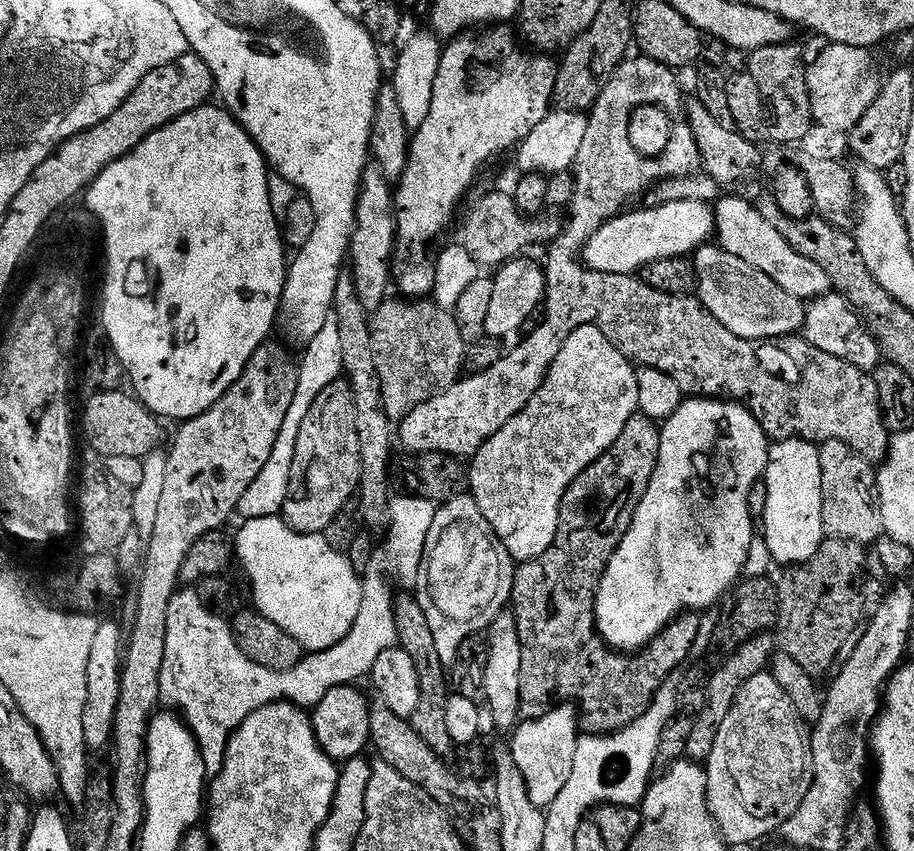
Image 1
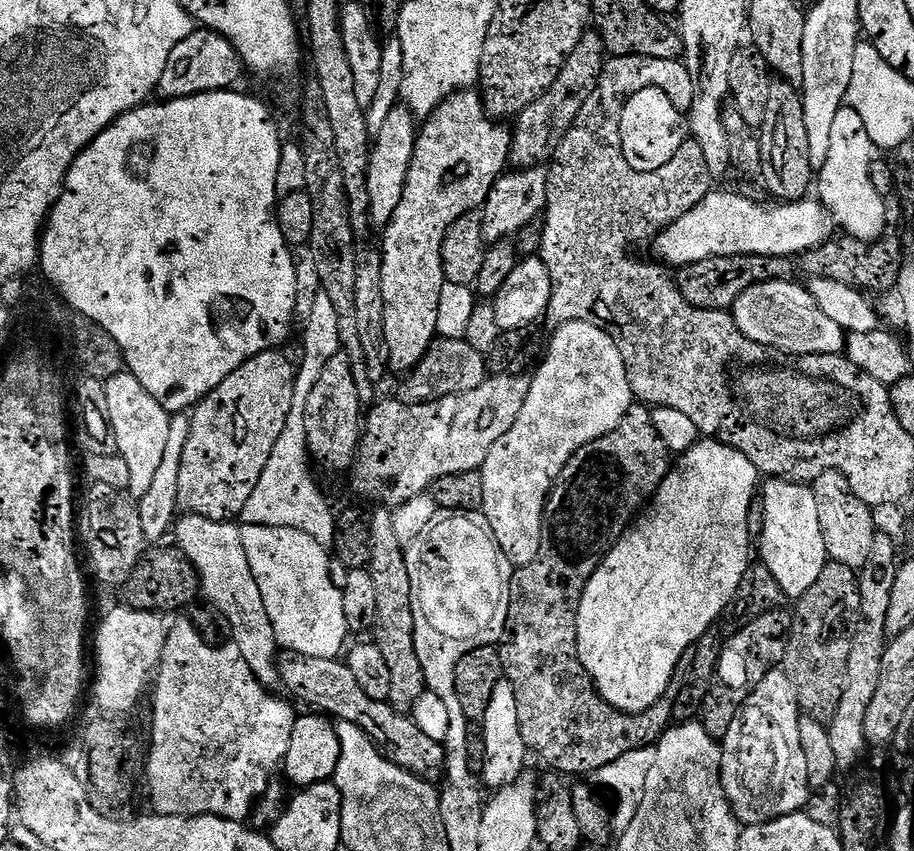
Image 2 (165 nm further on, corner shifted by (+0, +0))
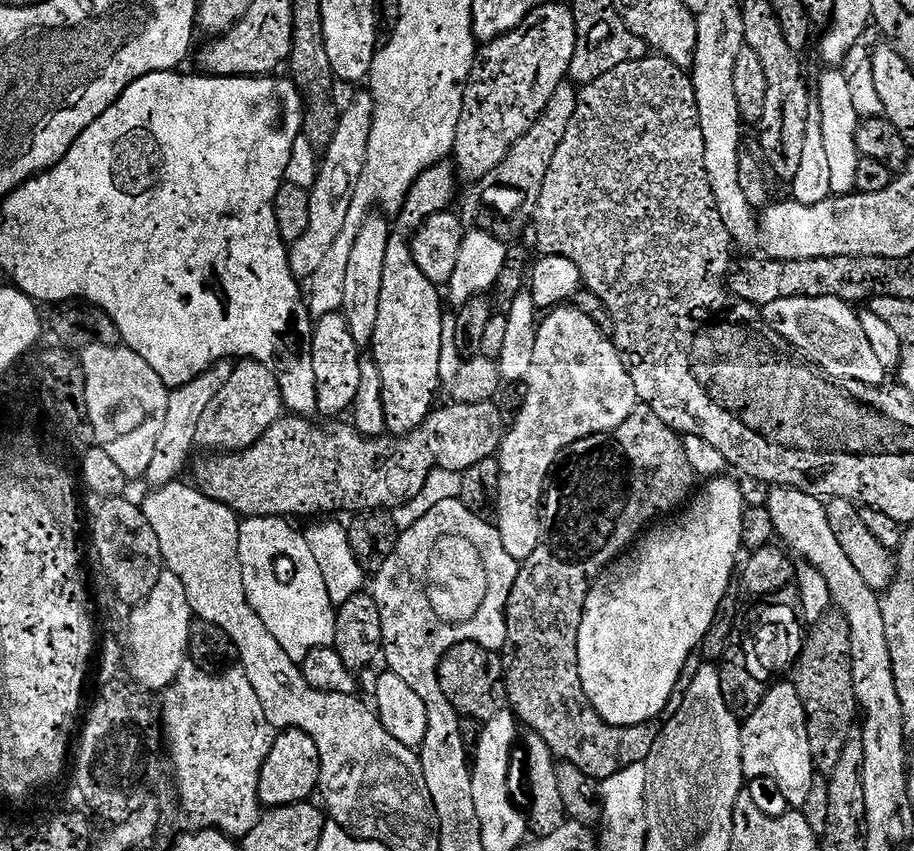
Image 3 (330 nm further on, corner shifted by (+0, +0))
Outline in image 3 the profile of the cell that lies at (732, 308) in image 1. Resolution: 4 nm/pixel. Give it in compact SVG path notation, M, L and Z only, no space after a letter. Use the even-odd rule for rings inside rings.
M782 298L763 305L762 315L770 330L777 332L797 353L805 352L800 354L829 377L853 380L859 384L883 385L886 369L870 347L857 309L852 308L855 307L849 301L838 298Z

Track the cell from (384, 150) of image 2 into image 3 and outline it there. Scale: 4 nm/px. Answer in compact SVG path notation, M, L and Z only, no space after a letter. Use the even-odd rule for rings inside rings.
M379 215L368 217L362 230L358 230L358 238L354 238L354 246L350 246L350 262L342 290L342 311L350 326L350 334L354 334L354 342L361 350L371 345L374 326L378 326L378 302L382 298L382 266L386 266L390 224L383 220L383 215Z

